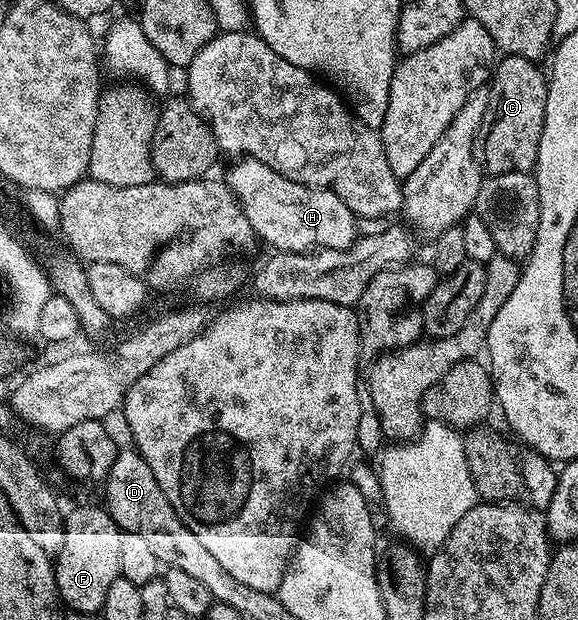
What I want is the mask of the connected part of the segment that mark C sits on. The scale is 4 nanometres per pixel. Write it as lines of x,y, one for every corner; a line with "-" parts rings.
503,55
496,60
495,67
491,71
491,80
489,88
486,90
489,99
489,107
485,107
485,119
481,119
481,127
475,136
475,161
479,164
480,169
487,175
501,175
509,171
521,171
522,173
531,173
535,168
537,159
539,158
539,144
541,143
541,131
545,123
545,103
547,102
547,82
548,74
539,70
540,66
529,59
521,59
521,55

